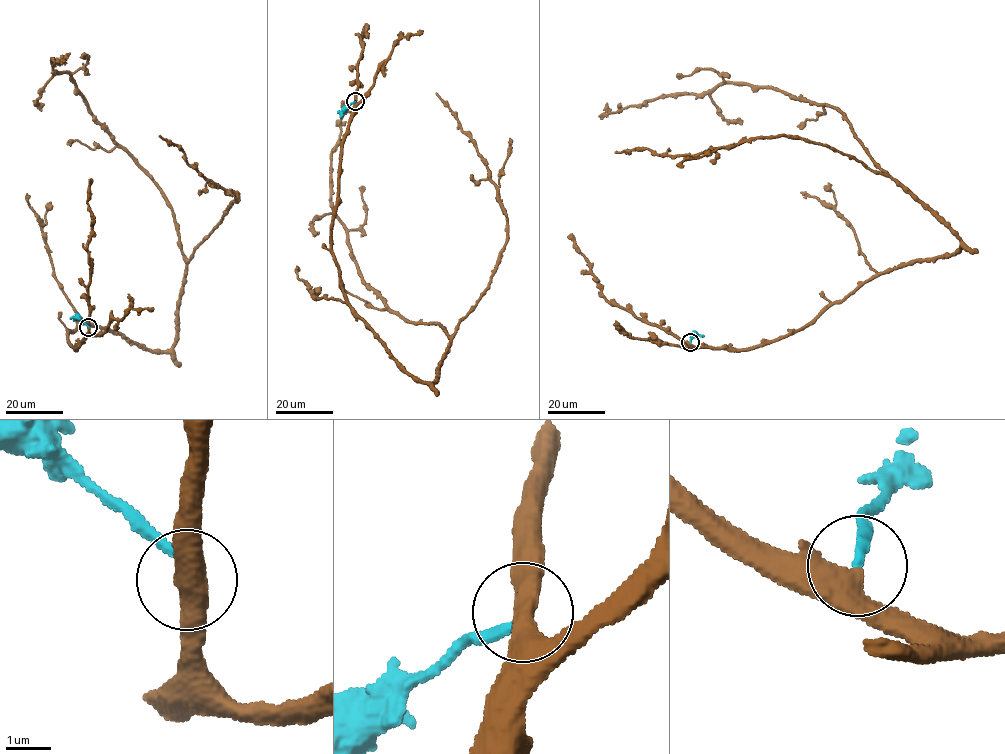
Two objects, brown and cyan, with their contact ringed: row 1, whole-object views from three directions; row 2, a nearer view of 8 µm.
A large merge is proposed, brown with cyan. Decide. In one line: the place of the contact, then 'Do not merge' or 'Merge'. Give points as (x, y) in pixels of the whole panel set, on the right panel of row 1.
Place: (690, 342). Merge

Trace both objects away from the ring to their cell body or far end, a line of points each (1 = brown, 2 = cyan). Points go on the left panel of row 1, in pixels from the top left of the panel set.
1: (88, 328), (75, 351), (68, 331), (87, 324), (167, 351), (185, 256), (163, 191), (51, 58), (65, 61)
2: (88, 327), (75, 318), (74, 321)

